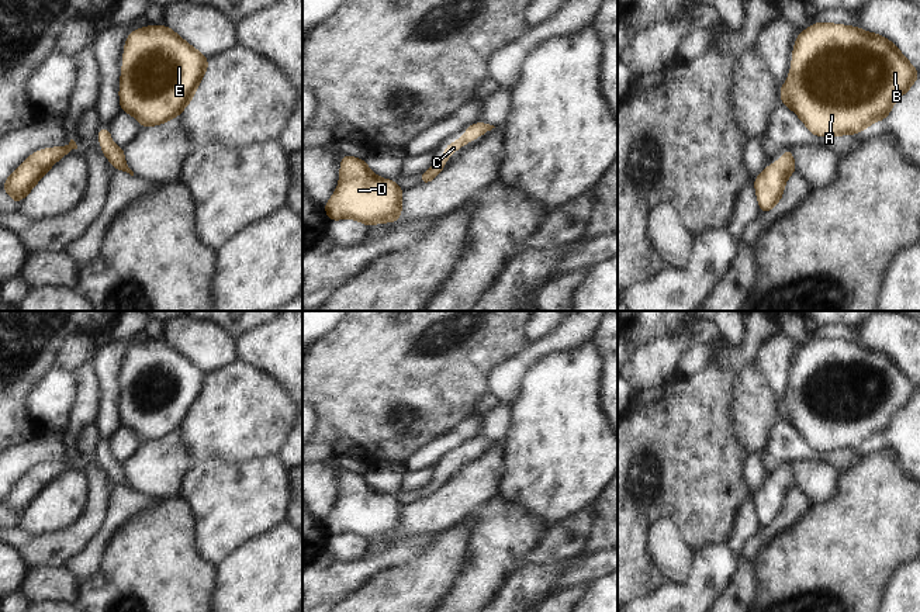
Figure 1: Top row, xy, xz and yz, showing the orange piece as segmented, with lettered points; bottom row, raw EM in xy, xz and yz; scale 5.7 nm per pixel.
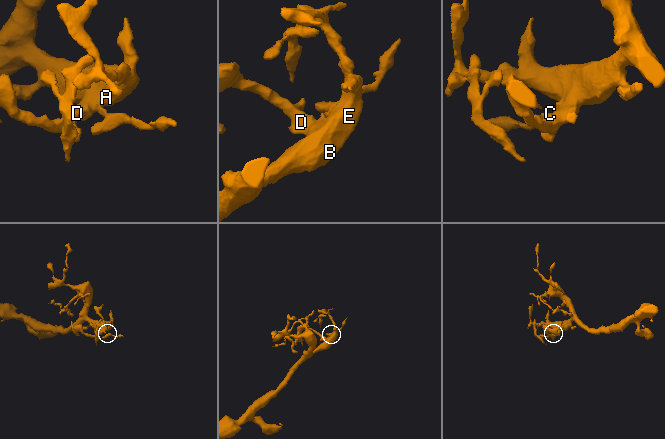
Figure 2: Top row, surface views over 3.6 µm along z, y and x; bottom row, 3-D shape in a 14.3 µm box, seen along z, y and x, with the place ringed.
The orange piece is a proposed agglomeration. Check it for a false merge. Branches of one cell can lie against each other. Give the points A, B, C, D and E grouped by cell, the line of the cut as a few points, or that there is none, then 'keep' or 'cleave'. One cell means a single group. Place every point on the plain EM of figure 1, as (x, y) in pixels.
A B C D E | no cut | keep

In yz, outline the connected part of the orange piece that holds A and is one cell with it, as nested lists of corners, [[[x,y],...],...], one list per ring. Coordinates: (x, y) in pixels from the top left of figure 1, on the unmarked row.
[[[814,338],[796,353],[781,415],[816,452],[857,450],[875,436],[885,435],[896,414],[906,409],[919,391],[892,356],[882,350],[860,342]]]

